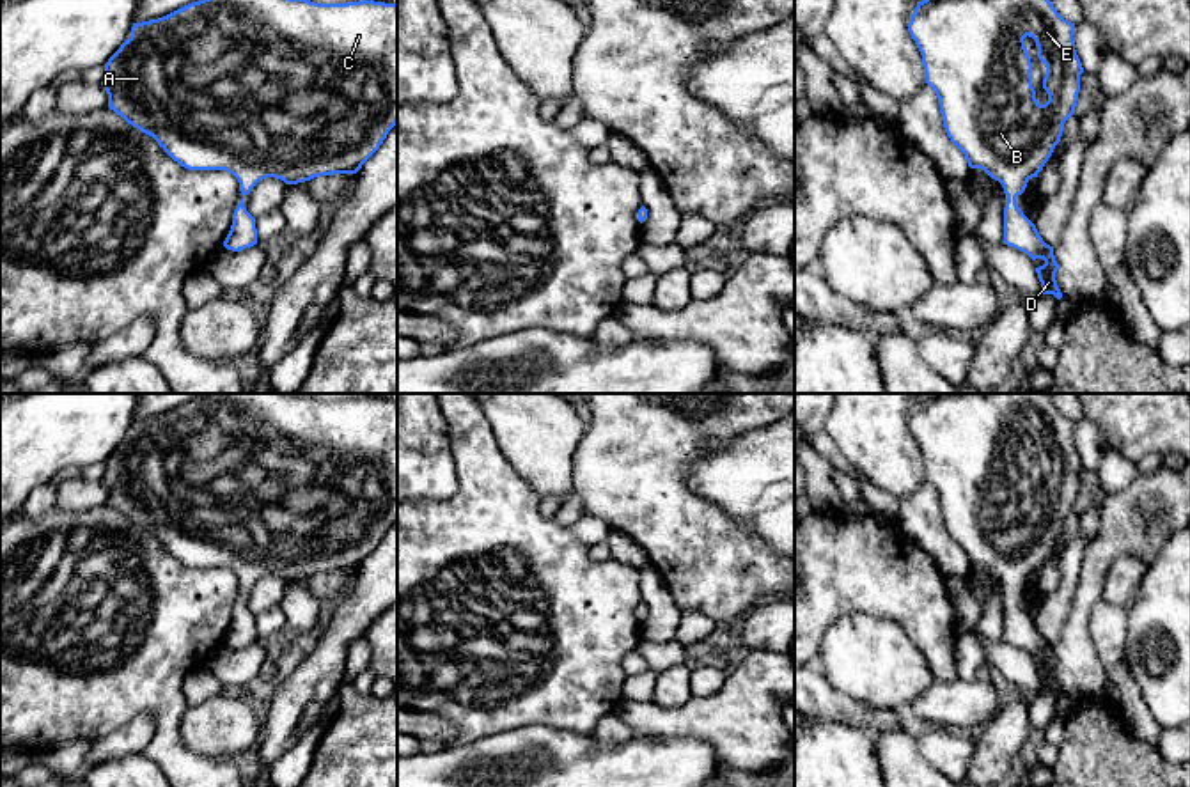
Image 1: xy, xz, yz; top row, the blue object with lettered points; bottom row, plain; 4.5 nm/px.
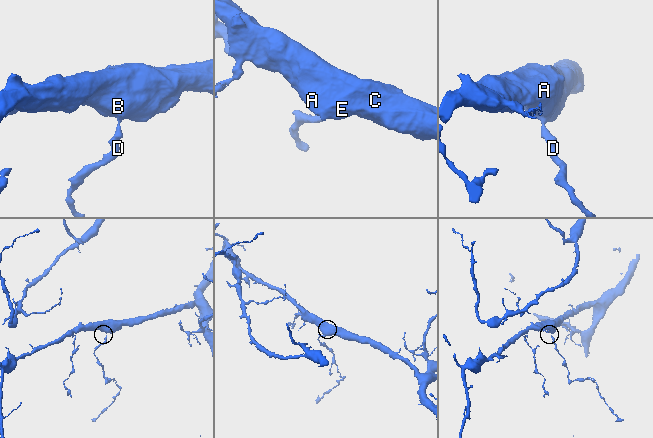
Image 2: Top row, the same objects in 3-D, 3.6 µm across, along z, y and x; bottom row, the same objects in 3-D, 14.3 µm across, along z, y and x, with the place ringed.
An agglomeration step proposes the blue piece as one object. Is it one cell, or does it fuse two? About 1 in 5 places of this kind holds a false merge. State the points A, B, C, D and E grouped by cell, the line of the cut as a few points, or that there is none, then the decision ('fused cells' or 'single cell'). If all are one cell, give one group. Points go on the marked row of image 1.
groups A B C D E; cut none; single cell

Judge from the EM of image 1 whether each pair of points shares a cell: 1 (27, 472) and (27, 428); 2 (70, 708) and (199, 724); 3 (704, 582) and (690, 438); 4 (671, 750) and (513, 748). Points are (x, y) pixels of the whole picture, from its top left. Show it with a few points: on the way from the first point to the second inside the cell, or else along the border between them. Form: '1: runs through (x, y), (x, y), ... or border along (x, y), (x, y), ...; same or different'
1: runs through (27, 461), (27, 438); same
2: border along (187, 708), (180, 734), (204, 757); different
3: runs through (696, 546), (674, 525), (674, 474); same
4: runs through (632, 759), (552, 757); same

